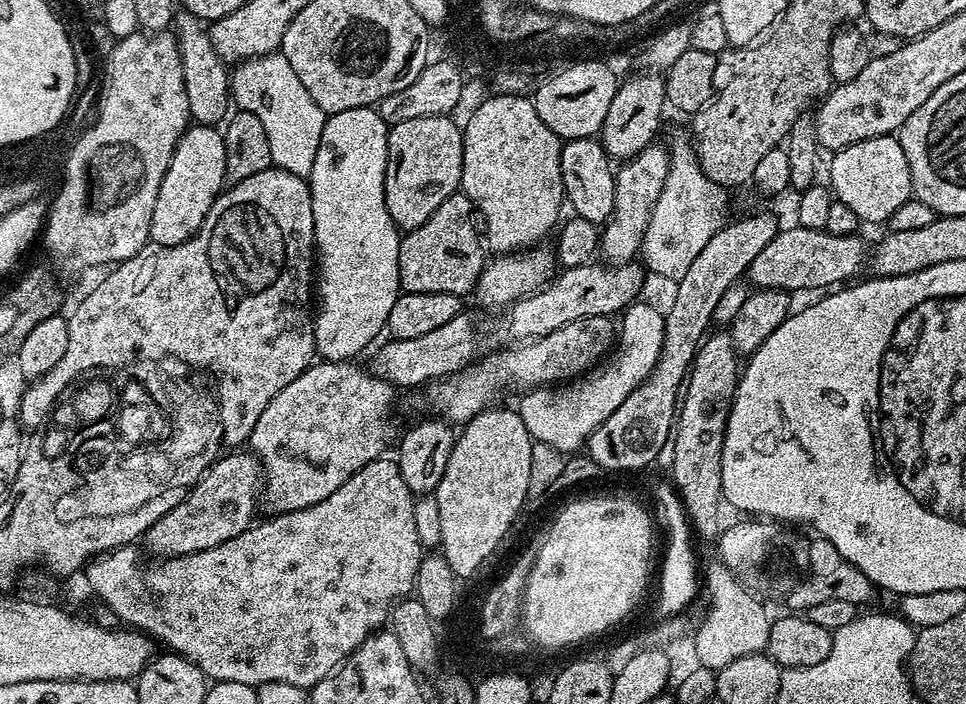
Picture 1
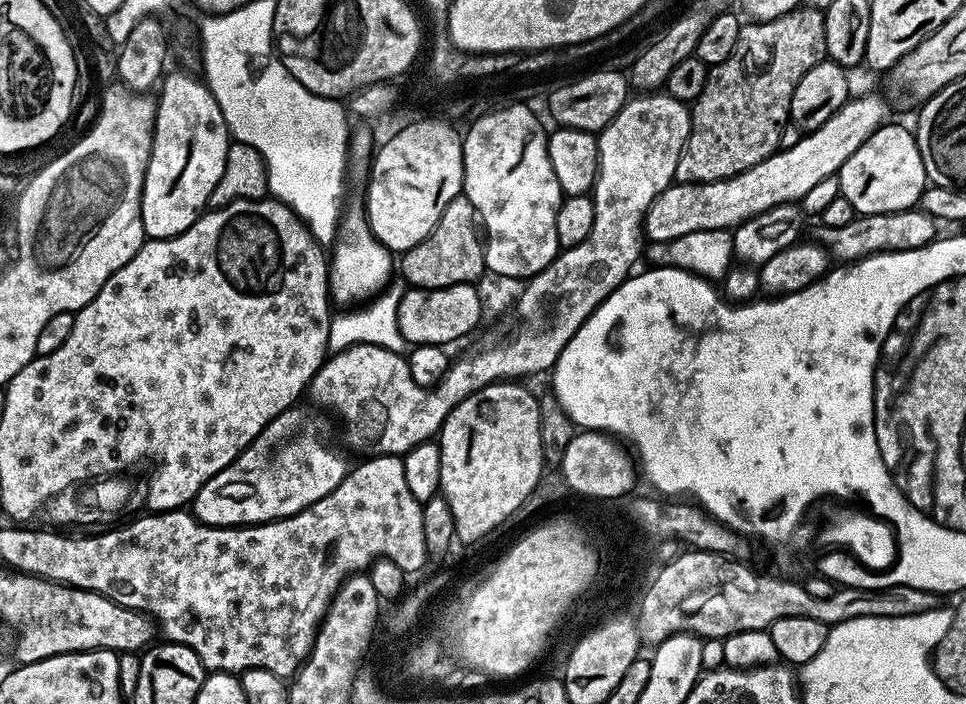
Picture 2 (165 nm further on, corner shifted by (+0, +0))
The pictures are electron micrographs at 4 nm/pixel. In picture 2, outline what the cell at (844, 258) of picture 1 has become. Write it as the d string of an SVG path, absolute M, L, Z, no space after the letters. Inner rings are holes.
M917 206L886 214L870 214L869 216L857 214L847 226L817 227L815 239L825 248L833 261L851 262L873 256L879 252L921 248L931 240L937 239L936 228L938 228L937 220Z

